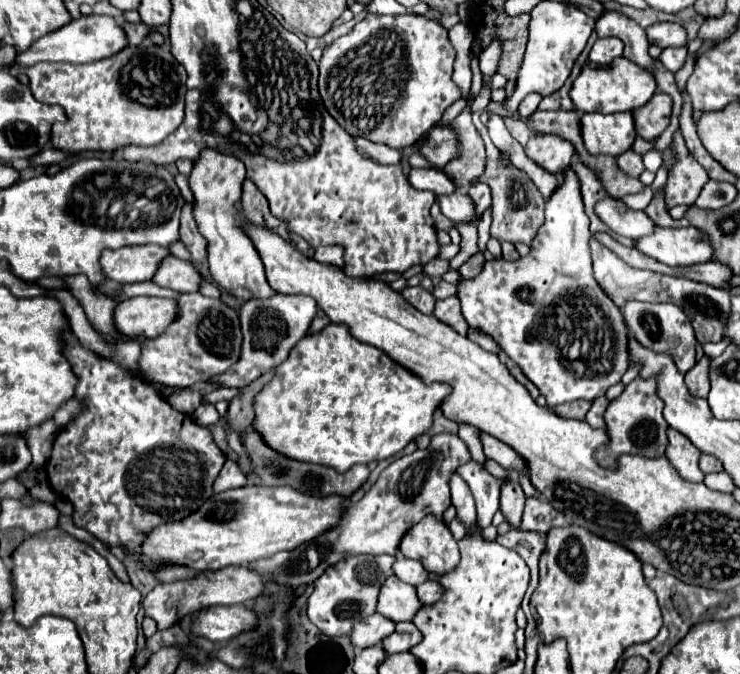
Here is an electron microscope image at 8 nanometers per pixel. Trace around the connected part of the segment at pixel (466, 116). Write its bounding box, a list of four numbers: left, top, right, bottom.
[443,108,485,190]

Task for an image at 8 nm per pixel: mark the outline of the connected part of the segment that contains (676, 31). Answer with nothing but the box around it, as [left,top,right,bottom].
[645,22,687,48]

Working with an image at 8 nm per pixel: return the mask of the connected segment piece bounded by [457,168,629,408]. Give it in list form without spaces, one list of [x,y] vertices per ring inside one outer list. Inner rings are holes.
[[[569,168],[561,186],[547,200],[545,224],[533,238],[531,252],[515,262],[507,262],[503,258],[489,260],[479,276],[461,280],[457,286],[457,298],[461,300],[461,312],[469,328],[489,334],[539,388],[551,408],[575,400],[591,402],[605,396],[607,388],[617,384],[629,366],[627,326],[621,310],[605,296],[605,292],[601,292],[599,284],[593,282],[589,238],[589,218],[583,212],[579,180]]]

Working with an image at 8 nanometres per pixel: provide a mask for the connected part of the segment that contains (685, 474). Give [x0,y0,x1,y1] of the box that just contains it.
[665,428,703,482]

